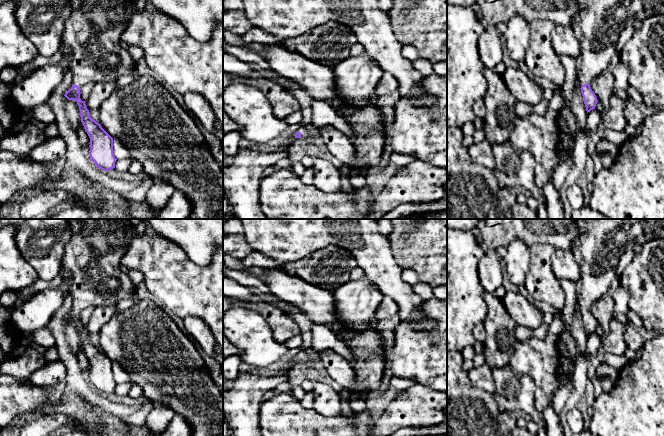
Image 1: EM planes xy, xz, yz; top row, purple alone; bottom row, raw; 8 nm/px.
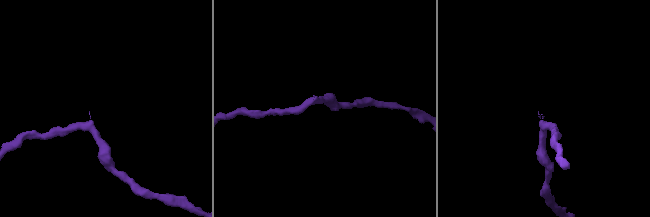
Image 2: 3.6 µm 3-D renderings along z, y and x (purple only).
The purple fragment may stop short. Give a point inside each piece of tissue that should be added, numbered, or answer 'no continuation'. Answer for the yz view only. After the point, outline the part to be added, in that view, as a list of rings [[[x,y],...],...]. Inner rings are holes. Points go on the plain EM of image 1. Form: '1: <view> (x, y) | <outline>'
1: yz (600, 242) | [[[574,219],[574,224],[578,229],[578,236],[573,241],[572,251],[581,270],[575,283],[580,310],[591,308],[593,303],[608,293],[610,282],[616,276],[619,258],[626,250],[631,249],[634,244],[642,246],[652,239],[664,238],[664,219]]]

